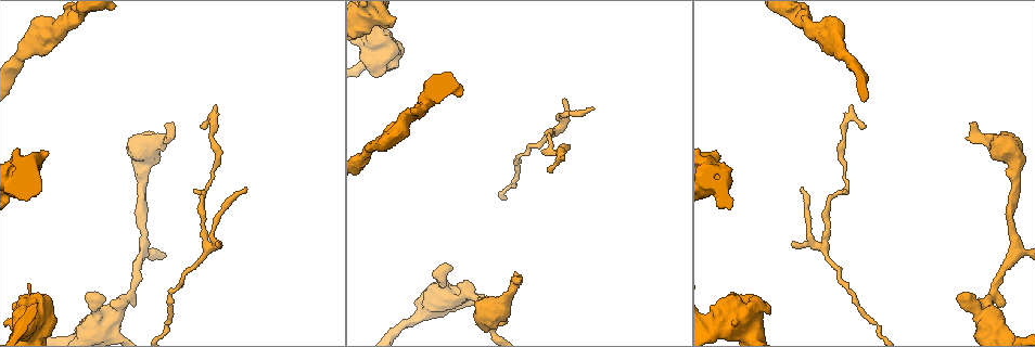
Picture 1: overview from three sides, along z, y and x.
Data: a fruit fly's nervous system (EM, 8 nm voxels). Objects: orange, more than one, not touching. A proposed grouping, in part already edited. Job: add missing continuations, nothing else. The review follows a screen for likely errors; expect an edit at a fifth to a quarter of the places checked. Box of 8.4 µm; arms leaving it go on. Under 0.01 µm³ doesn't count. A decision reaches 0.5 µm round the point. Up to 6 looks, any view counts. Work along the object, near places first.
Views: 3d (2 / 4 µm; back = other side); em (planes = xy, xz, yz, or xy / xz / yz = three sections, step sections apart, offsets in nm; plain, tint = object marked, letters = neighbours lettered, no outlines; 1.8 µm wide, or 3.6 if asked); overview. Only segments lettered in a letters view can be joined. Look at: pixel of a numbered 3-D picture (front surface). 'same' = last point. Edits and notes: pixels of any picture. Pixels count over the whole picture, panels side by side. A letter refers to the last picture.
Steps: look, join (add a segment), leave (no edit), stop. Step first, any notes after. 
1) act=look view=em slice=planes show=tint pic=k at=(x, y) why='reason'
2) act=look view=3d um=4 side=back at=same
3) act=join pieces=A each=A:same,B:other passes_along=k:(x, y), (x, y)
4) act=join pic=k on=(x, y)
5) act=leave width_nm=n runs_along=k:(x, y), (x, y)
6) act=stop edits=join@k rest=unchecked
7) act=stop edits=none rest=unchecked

act=look view=em slice=xz step=8 show=tint pic=1 at=(401, 128) why='a fork'

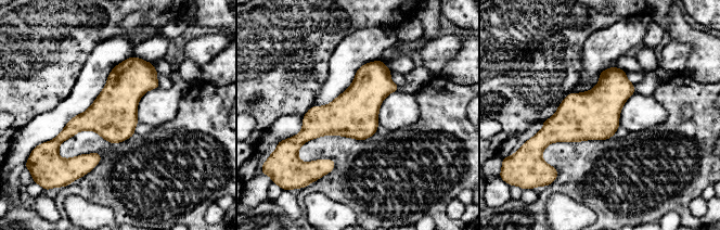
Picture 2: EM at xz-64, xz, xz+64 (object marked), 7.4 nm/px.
act=look view=em slice=yz step=16 show=letters at=same why='another direction'

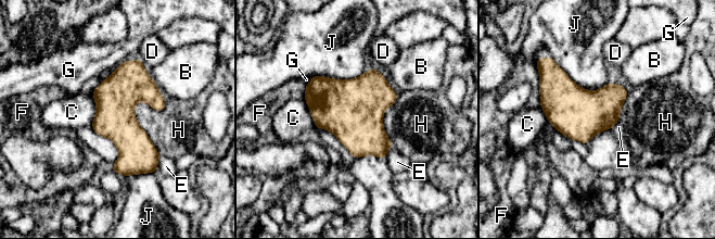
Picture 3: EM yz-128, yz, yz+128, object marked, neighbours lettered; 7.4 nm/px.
act=leave each=B:other,C:other,D:other,E:other,F:other,G:other,H:other,J:other runs_along=3:(127, 63), (126, 134), (150, 168) found='no lettered segment goes on from it'

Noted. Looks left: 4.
act=look view=em slice=planes show=tint pic=1 at=(862, 128) why='free end'

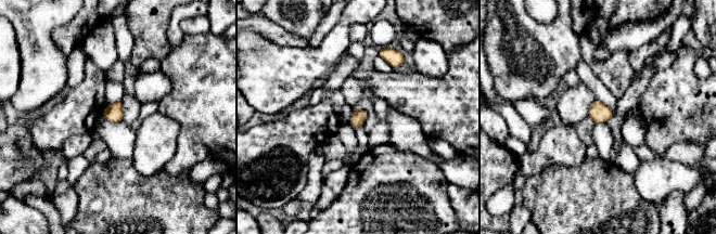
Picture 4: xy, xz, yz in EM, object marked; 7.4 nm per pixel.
act=look view=em slice=planes show=letters at=same why='what lies round it'

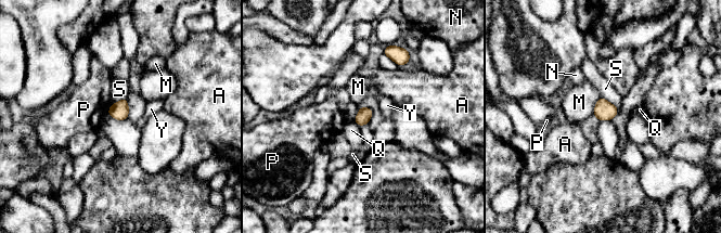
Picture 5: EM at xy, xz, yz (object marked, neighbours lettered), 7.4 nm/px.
act=leave longest_contact=S:170nm each=A:other,M:other,N:other,P:other,Q:other,S:other,Y:other border=5:(355, 121), (359, 126) found='no lettered segment goes on from it'

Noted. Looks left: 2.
act=stop edits=none rest=unchecked

